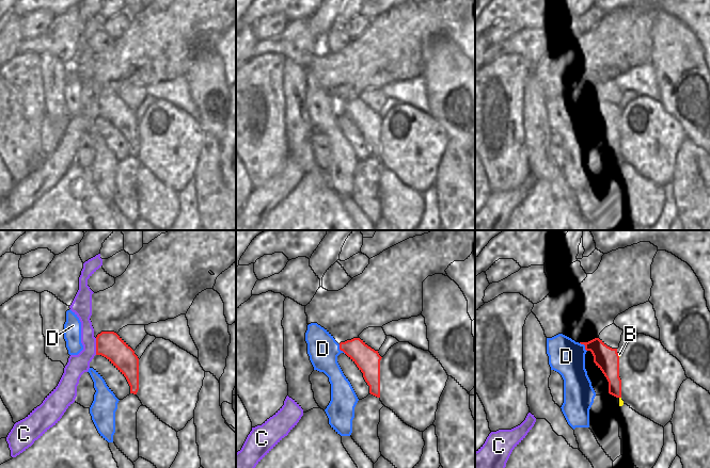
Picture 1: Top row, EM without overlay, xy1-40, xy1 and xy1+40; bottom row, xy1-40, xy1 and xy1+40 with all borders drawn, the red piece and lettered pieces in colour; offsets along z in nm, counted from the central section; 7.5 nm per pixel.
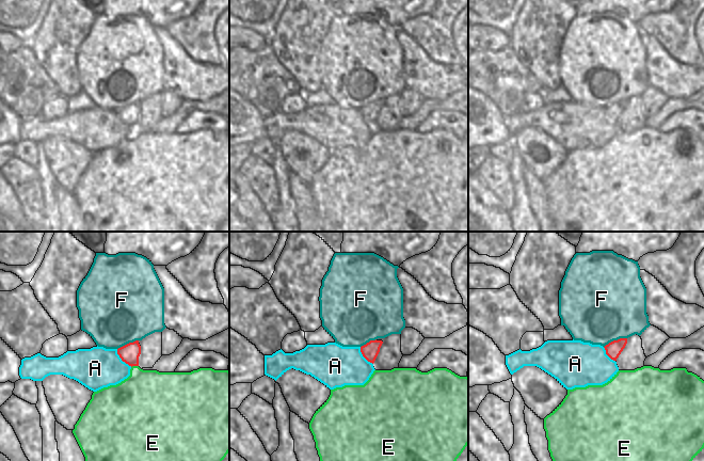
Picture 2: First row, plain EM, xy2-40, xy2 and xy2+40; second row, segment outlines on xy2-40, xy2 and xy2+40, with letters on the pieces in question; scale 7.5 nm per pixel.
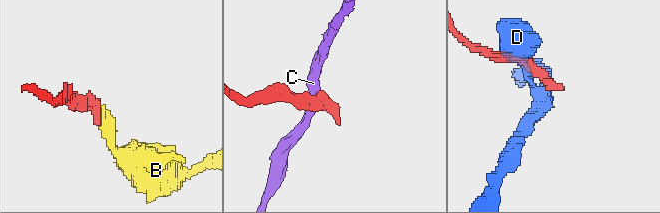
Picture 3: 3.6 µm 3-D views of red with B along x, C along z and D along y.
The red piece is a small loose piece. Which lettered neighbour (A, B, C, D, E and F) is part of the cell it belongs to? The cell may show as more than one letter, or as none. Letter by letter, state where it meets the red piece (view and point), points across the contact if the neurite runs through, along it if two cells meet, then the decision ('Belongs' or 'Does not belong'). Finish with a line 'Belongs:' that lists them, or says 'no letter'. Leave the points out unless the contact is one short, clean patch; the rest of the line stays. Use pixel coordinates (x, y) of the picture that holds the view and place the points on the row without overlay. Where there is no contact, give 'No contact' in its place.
A: Touches red at xy2-40 (122, 121). Does not belong
B: Touches red at xy1+40 (618, 116). Path across: xy1+40 (606, 119), (618, 116), (619, 115). Belongs
C: Touches red at xy1-40 (96, 108). Boundary: xy1-40 (95, 99), (96, 115). Does not belong
D: Touches red at xy1 (341, 111). Does not belong
E: Touches red at xy2-40 (134, 126). Does not belong
F: Touches red at xy2+40 (614, 101). Does not belong
Belongs: B

